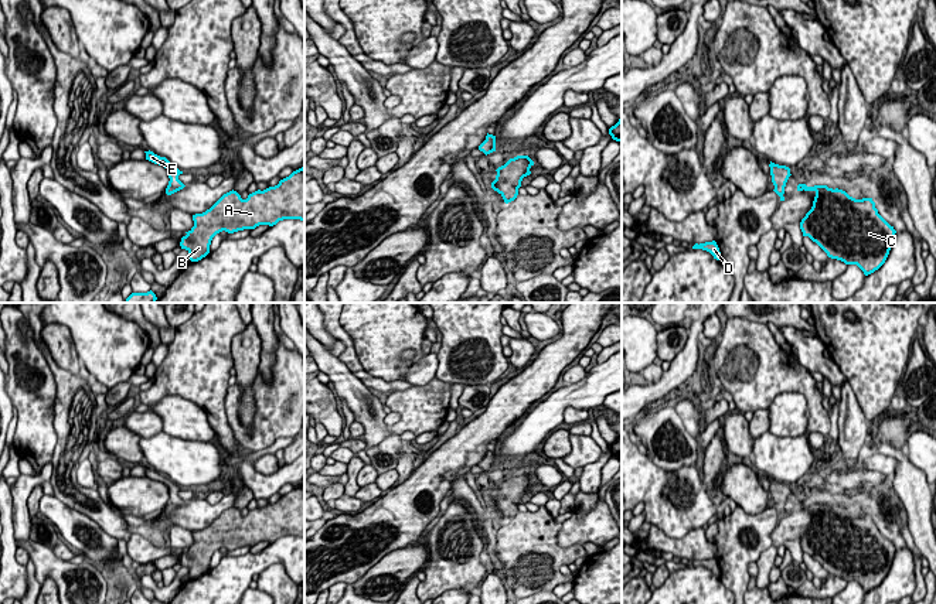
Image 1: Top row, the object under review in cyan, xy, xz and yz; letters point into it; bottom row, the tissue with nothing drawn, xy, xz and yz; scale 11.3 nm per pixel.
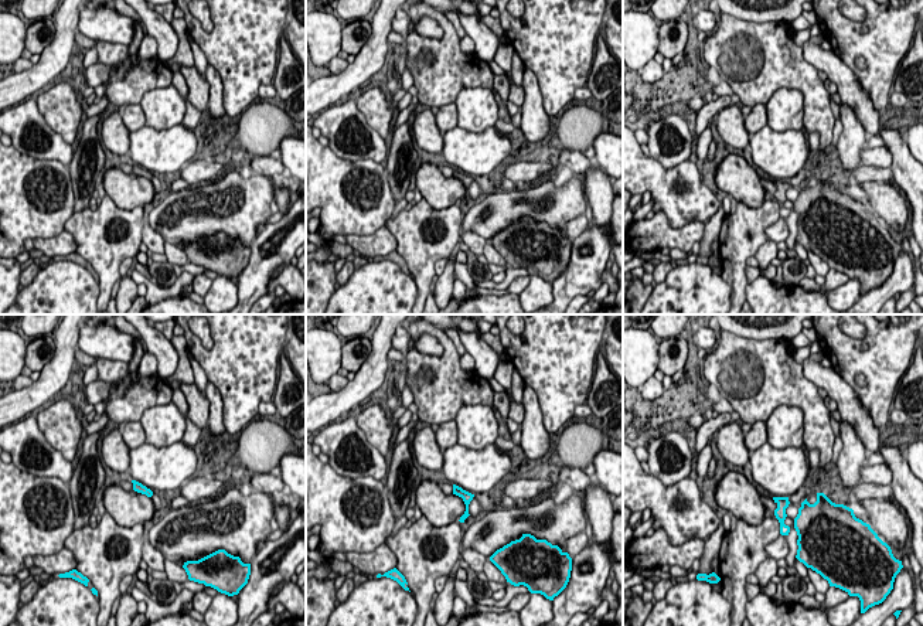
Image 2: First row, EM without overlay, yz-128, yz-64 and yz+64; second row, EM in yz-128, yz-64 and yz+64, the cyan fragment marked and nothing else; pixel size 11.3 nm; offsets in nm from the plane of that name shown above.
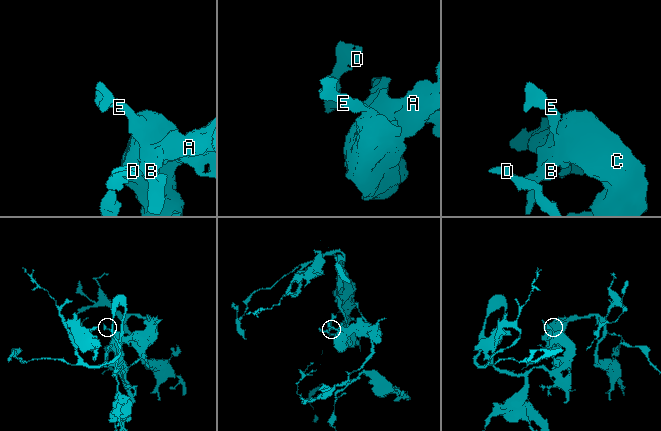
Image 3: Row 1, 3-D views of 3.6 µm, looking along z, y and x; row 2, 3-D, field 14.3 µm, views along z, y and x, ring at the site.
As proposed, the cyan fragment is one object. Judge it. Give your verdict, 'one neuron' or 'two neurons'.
one neuron

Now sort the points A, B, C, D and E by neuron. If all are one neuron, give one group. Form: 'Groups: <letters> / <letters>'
Groups: A B C D E

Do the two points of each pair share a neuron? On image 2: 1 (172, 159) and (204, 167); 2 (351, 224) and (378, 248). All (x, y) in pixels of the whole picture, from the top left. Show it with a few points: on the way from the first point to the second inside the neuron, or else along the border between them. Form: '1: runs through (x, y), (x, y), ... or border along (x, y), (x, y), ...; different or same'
1: border along (191, 160), (174, 174); different
2: border along (384, 224), (370, 234), (344, 235); different

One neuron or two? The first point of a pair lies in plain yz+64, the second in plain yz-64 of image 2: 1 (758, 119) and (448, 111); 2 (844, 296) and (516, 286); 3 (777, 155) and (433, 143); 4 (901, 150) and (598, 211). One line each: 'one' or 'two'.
1: one
2: two
3: two
4: one

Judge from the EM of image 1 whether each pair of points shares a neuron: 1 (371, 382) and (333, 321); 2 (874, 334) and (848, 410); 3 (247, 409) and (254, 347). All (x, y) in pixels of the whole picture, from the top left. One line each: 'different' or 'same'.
1: same
2: different
3: same

